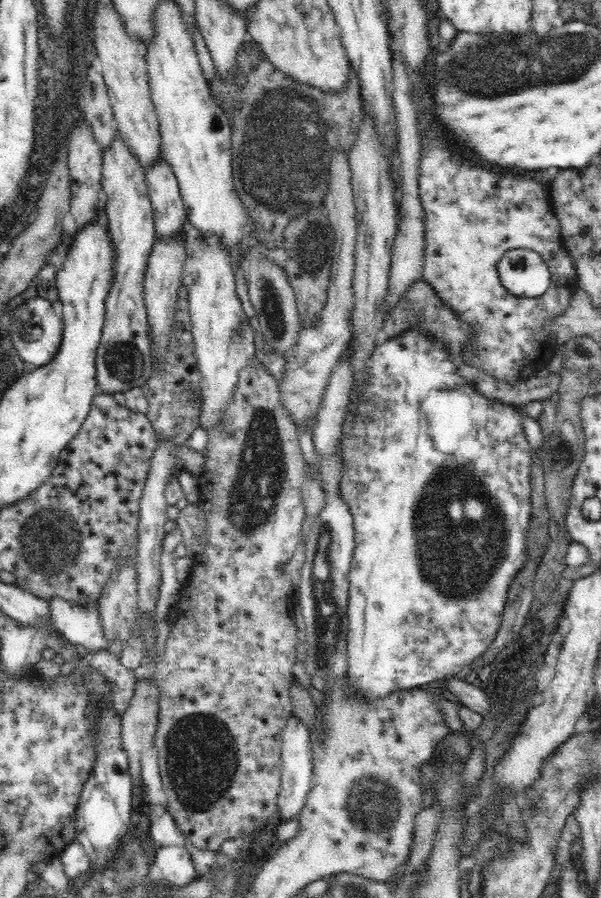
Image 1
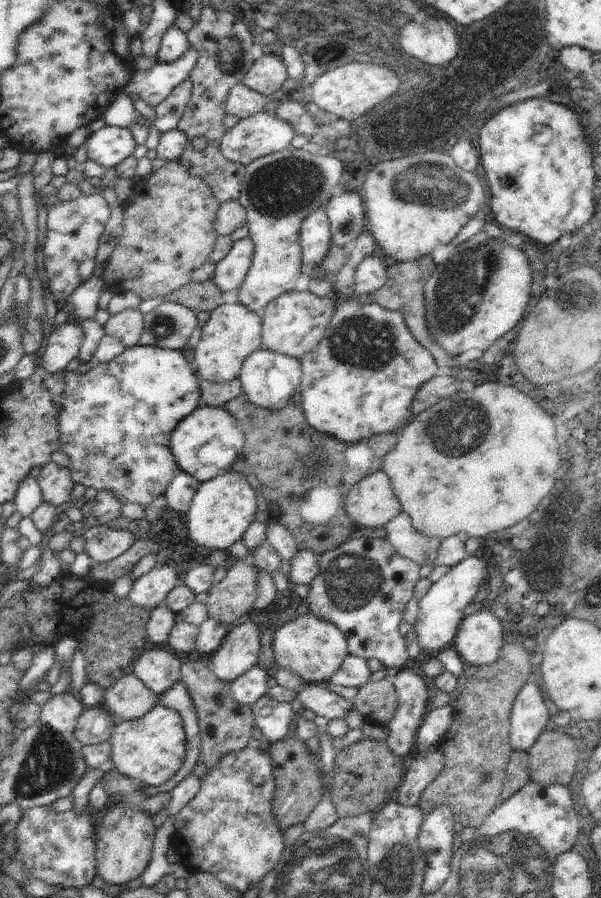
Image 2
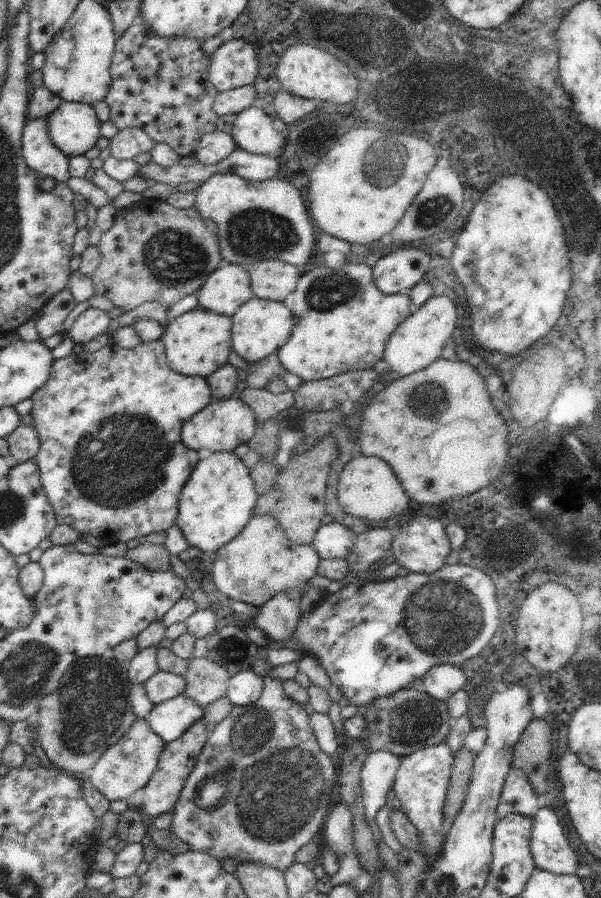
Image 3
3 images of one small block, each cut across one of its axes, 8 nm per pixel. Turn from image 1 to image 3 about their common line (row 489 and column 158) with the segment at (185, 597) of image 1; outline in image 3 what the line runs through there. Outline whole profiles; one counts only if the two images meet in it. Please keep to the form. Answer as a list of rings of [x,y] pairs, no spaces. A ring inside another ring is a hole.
[[[144,199],[138,206],[132,209],[132,212],[126,212],[124,218],[116,218],[112,227],[109,230],[106,230],[106,233],[100,238],[98,249],[101,253],[101,262],[96,273],[91,278],[92,283],[94,284],[95,293],[96,295],[110,300],[114,307],[122,309],[123,312],[132,311],[149,301],[158,301],[166,307],[174,305],[182,298],[197,292],[204,285],[207,276],[210,276],[214,270],[218,269],[218,263],[222,260],[216,224],[212,220],[203,220],[194,208],[174,208],[174,206],[171,206],[168,202],[161,199]]]

